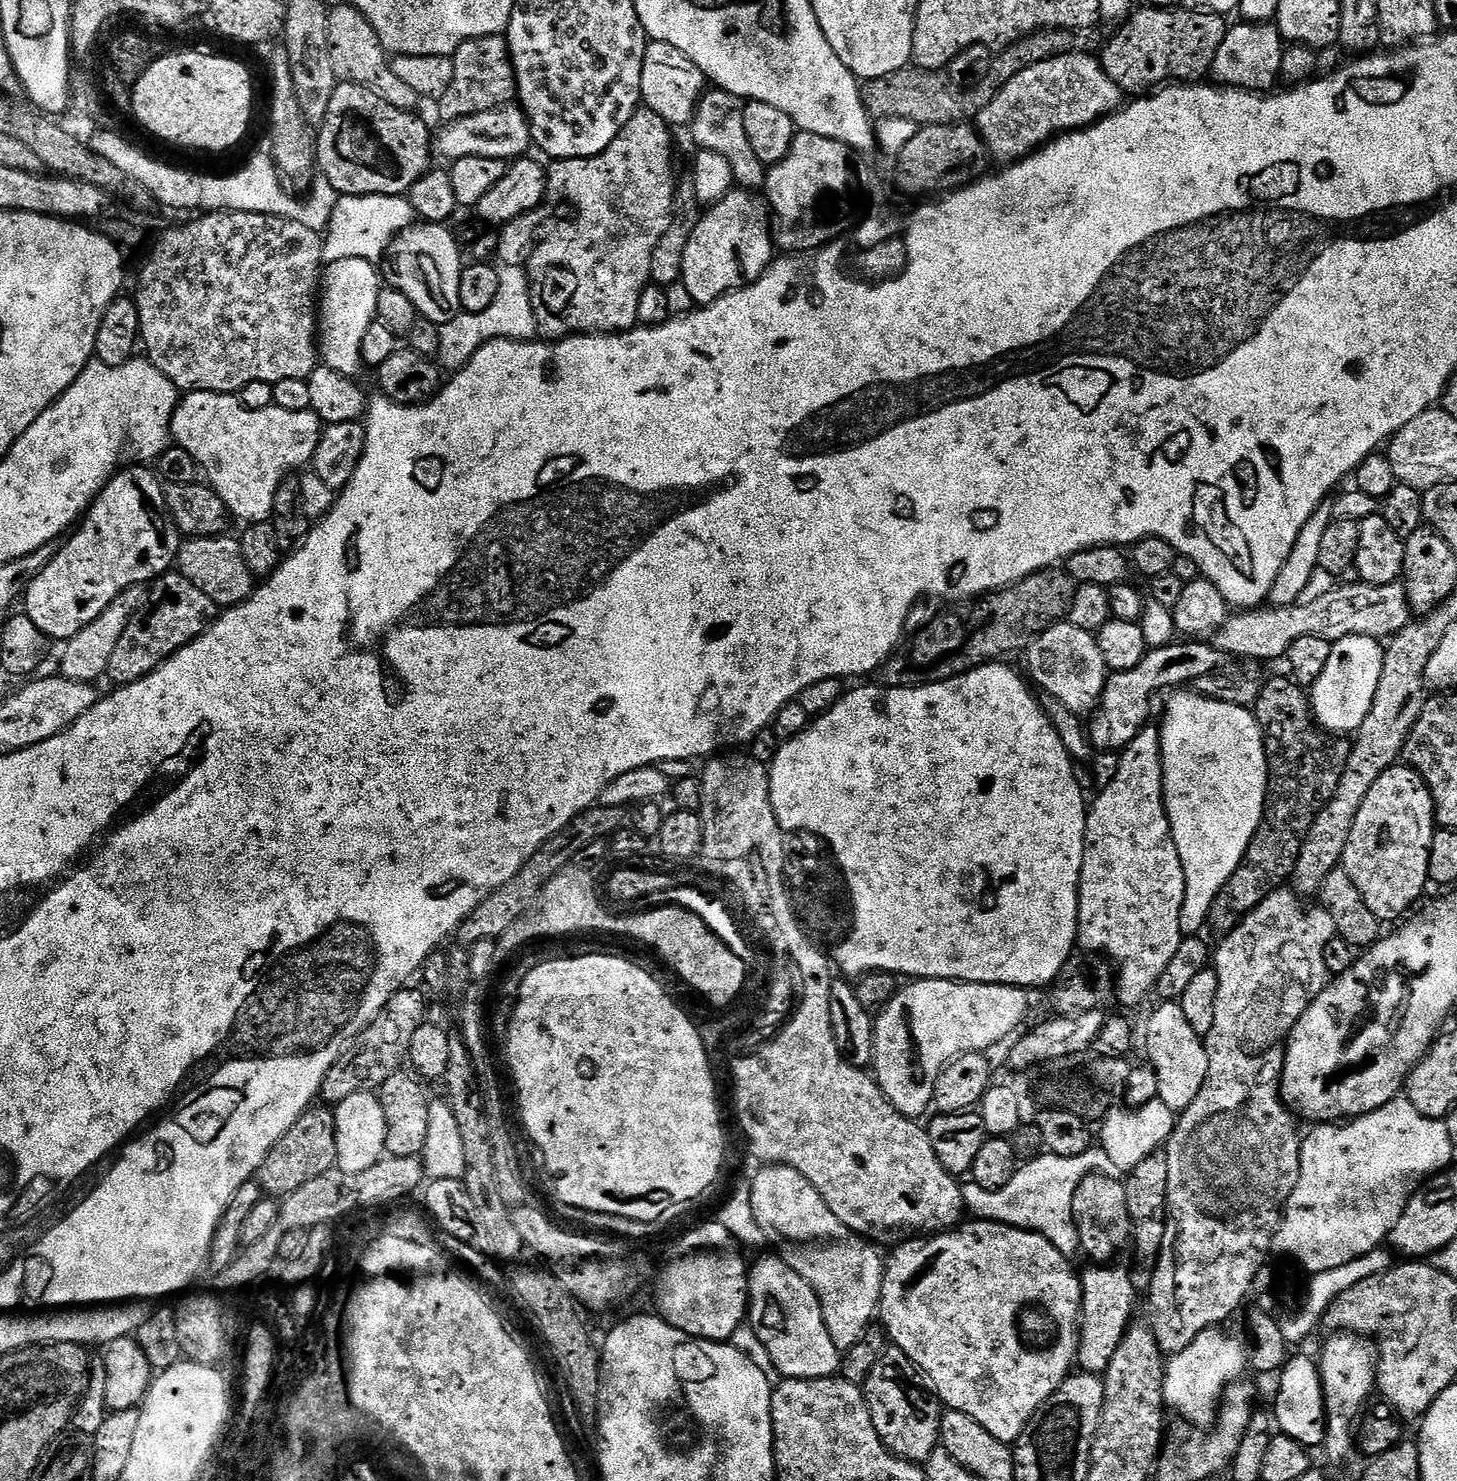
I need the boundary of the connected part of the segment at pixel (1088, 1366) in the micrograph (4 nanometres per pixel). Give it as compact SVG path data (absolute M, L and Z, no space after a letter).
M1088 1266L1080 1277L1082 1286L1082 1306L1080 1307L1080 1350L1078 1364L1085 1372L1104 1373L1108 1369L1118 1342L1133 1323L1132 1307L1136 1304L1138 1289L1132 1283L1129 1269L1112 1268L1116 1266Z

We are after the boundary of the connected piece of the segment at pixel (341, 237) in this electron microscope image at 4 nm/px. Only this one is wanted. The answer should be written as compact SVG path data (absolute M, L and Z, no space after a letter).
M390 195L340 196L324 231L323 258L325 265L344 258L362 258L372 263L389 253L398 233L415 221L416 215L407 199Z

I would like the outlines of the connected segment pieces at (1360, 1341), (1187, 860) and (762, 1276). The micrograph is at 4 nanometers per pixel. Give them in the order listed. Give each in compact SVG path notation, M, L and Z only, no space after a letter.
M1351 1332L1332 1334L1327 1338L1329 1340L1325 1342L1320 1356L1318 1355L1326 1413L1326 1431L1322 1452L1325 1452L1334 1463L1340 1464L1356 1448L1354 1425L1361 1413L1365 1411L1364 1403L1367 1402L1368 1395L1376 1388L1376 1357L1378 1354L1363 1337Z
M1176 690L1171 695L1168 709L1164 712L1164 724L1159 725L1164 754L1164 809L1168 812L1172 837L1178 846L1178 858L1182 858L1186 878L1180 931L1184 936L1195 936L1205 931L1214 898L1218 898L1222 886L1226 886L1228 879L1238 870L1264 818L1268 792L1268 753L1265 750L1264 732L1251 707L1218 702L1209 696L1201 696L1195 690Z
M764 1256L756 1265L751 1265L748 1273L747 1319L754 1334L758 1334L762 1346L766 1346L774 1366L778 1366L781 1377L789 1380L820 1380L823 1376L836 1376L839 1373L842 1353L834 1346L830 1330L826 1330L820 1300L812 1287L788 1265L783 1256Z

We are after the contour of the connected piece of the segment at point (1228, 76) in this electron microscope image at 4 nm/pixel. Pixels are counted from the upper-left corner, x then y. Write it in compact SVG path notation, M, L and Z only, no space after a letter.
M1233 23L1228 29L1226 38L1222 38L1222 46L1218 46L1218 54L1214 54L1211 79L1217 85L1226 88L1241 88L1244 92L1257 94L1267 93L1275 89L1280 80L1280 67L1285 47L1286 41L1280 35L1275 23Z

